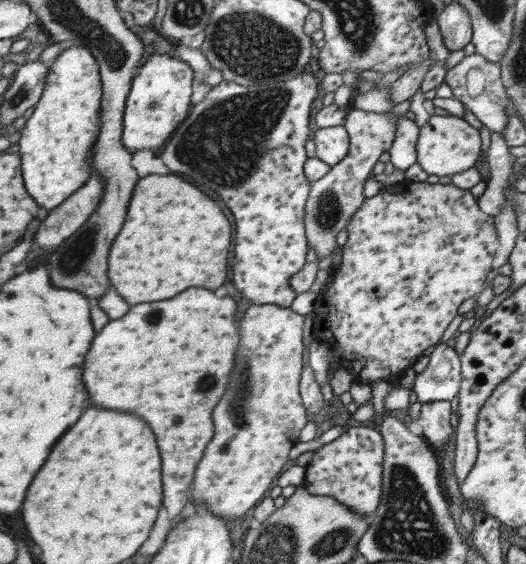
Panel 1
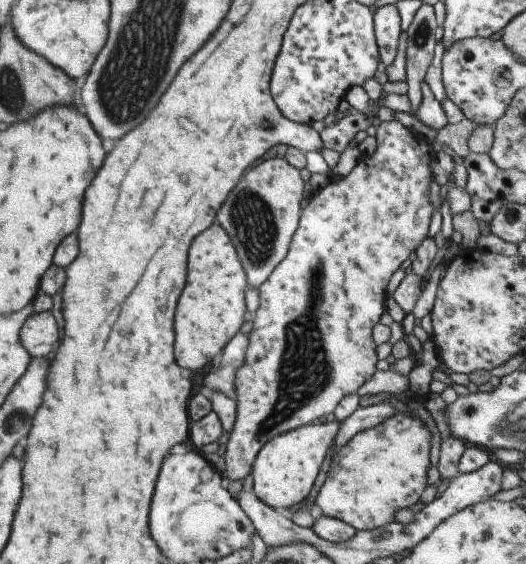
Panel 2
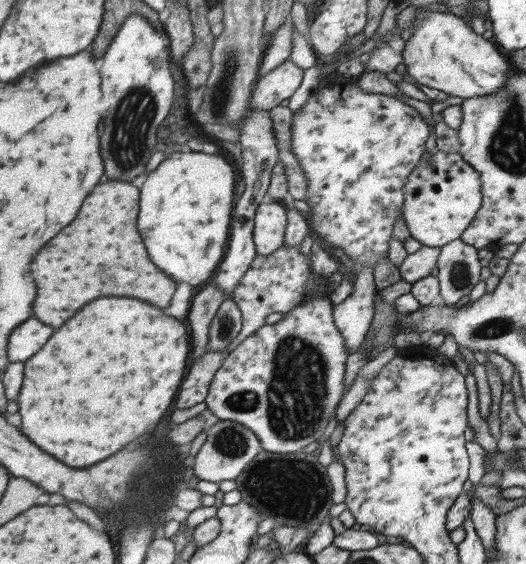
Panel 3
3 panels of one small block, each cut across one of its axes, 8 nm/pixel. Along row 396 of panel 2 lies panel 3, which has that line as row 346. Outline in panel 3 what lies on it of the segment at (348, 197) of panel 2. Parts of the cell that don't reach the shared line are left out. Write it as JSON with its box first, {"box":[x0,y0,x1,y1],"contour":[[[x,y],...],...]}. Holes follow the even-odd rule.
{"box":[205,295,352,452],"contour":[[[312,295],[308,300],[300,304],[300,306],[296,306],[292,312],[286,313],[286,316],[280,322],[261,326],[257,331],[252,333],[252,336],[247,336],[237,347],[230,349],[210,384],[209,393],[205,400],[207,409],[211,410],[221,420],[233,420],[250,429],[259,438],[262,448],[266,452],[298,452],[302,451],[308,444],[318,442],[326,428],[326,424],[328,424],[328,420],[334,416],[336,404],[340,402],[340,398],[344,394],[346,359],[352,354],[345,347],[344,337],[335,325],[331,308],[329,299],[324,299],[322,295]]]}

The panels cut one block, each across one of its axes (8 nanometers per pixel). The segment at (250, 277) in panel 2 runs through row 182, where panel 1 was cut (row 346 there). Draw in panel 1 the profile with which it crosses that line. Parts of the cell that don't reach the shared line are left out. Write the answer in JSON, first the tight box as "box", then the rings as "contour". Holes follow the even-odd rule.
{"box":[192,304,308,524],"contour":[[[250,304],[244,312],[244,316],[240,318],[240,322],[237,323],[238,332],[240,336],[240,344],[238,344],[238,356],[236,356],[236,362],[234,362],[234,368],[232,368],[232,374],[230,374],[230,380],[228,380],[228,388],[224,392],[224,396],[220,398],[220,402],[216,404],[214,412],[212,412],[212,420],[214,420],[214,434],[212,440],[206,446],[203,452],[200,462],[198,462],[195,468],[195,475],[192,480],[194,484],[194,506],[206,505],[211,510],[214,516],[220,516],[223,521],[230,524],[232,519],[246,518],[245,513],[250,510],[252,506],[256,506],[256,502],[262,498],[263,494],[266,494],[272,486],[272,482],[276,480],[276,476],[282,472],[284,464],[288,462],[288,454],[290,449],[296,443],[298,443],[298,436],[300,430],[306,426],[308,422],[308,413],[305,406],[302,404],[302,397],[299,391],[300,376],[303,369],[304,362],[304,342],[302,341],[302,325],[306,316],[300,316],[293,312],[291,308],[278,308],[274,304]]]}

